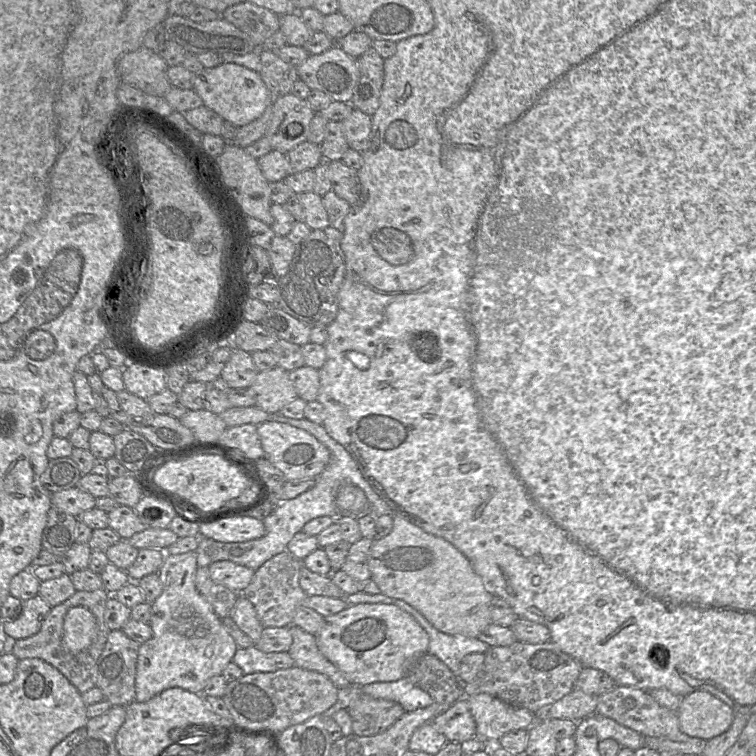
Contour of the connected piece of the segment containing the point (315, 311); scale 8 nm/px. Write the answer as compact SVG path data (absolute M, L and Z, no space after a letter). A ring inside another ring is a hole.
M330 225L311 230L299 244L284 276L278 279L277 306L310 327L328 326L337 315L338 299L345 278L345 259L341 248L342 229Z

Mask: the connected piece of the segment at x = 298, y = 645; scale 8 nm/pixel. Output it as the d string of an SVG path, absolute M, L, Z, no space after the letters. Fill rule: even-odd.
M295 625L289 628L293 642L288 653L294 660L295 666L327 676L339 689L352 685L344 674L321 653L315 635Z

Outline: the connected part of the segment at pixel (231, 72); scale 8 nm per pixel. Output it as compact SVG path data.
M229 62L193 73L193 89L202 99L204 106L236 128L248 125L261 117L274 99L258 72Z

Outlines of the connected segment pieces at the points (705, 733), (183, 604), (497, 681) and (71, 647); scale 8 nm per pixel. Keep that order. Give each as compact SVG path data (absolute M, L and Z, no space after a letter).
M694 691L682 699L677 715L682 733L708 741L731 726L735 711L708 692Z
M189 551L182 554L166 554L165 560L158 571L162 584L162 592L158 598L151 604L151 618L149 625L153 631L152 637L146 642L140 644L136 663L135 676L135 701L146 702L162 692L163 690L179 687L192 693L202 694L207 681L215 675L221 675L226 665L232 661L232 658L238 648L232 636L227 632L222 624L221 618L214 612L212 606L202 597L195 586L195 573L198 568L196 551Z
M516 641L510 646L490 647L475 679L464 683L464 697L478 693L490 694L510 705L535 713L569 694L583 669L582 664L563 652L552 641L529 644Z
M71 607L64 618L63 647L71 654L88 649L97 636L97 623L93 613L86 607Z

